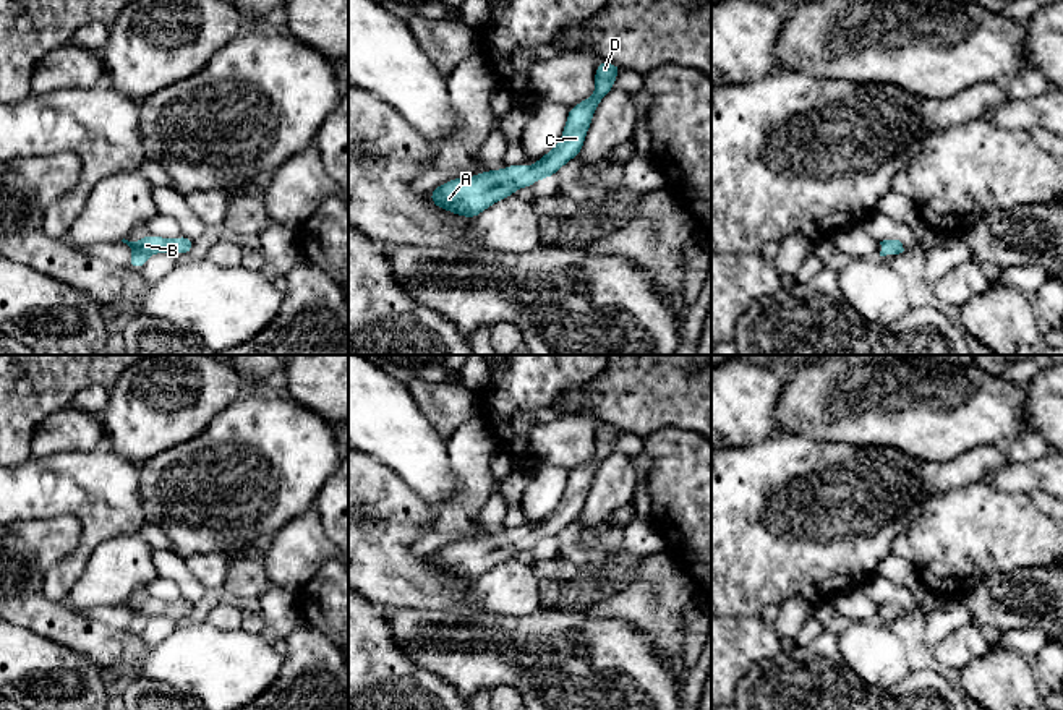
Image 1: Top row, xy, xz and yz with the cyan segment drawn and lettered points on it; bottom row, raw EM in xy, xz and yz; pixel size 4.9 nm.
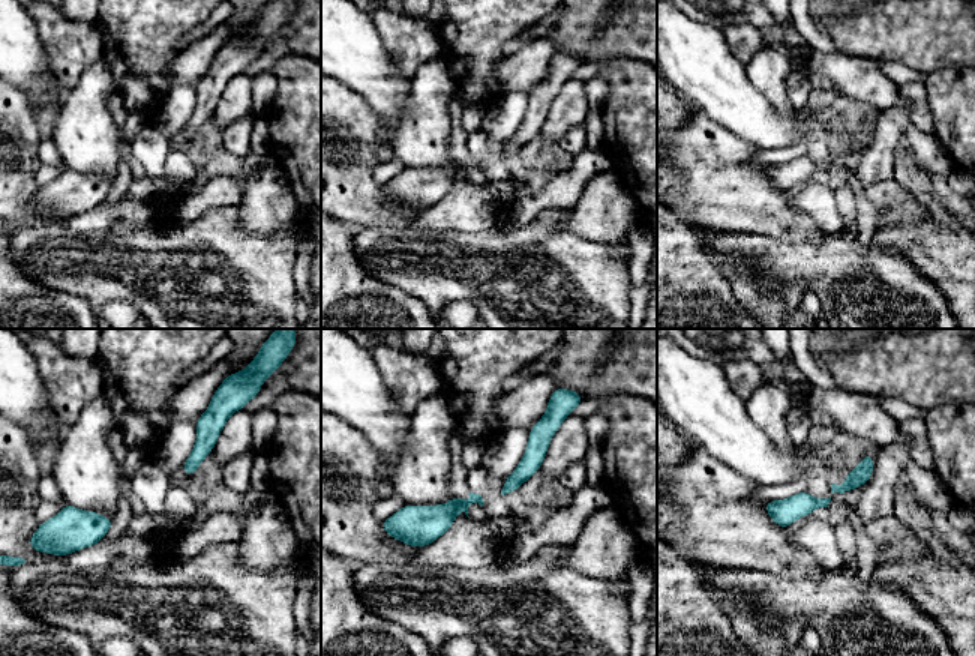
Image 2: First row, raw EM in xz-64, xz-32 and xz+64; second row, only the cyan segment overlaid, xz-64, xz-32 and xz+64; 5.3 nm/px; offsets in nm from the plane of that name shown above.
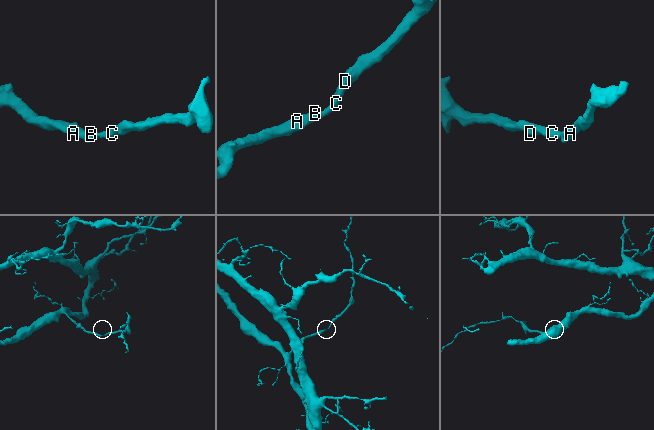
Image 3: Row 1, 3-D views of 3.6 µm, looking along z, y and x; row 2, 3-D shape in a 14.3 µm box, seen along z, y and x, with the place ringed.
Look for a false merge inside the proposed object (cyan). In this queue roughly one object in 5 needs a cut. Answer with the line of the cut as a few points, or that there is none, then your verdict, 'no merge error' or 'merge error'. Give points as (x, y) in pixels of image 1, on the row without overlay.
no cut | no merge error

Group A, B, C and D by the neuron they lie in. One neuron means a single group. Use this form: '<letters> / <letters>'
A B C D

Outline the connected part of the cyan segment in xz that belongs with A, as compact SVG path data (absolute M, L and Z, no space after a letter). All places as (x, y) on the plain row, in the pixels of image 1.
M598 425L595 456L569 472L569 480L557 507L533 530L507 528L502 533L486 533L473 540L459 540L429 556L433 567L462 580L476 580L494 566L512 559L519 551L528 551L541 541L553 540L562 528L580 517L593 477L601 462L614 451L619 428Z

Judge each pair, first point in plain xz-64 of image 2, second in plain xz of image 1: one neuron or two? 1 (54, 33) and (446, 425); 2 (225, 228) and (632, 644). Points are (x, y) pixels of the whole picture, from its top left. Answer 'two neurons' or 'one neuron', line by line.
1: one neuron
2: one neuron

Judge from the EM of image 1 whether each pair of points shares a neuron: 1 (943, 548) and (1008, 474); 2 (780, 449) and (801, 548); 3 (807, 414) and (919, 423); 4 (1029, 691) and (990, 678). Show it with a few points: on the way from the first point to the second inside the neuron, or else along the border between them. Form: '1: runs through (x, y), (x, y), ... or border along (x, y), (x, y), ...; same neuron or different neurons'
1: border along (982, 480), (1002, 491), (1023, 491), (1028, 496); different neurons
2: runs through (775, 479), (760, 493), (754, 519), (772, 537); same neuron
3: runs through (835, 410), (845, 410), (858, 417), (892, 417); same neuron
4: runs through (1020, 689), (1000, 680); same neuron

